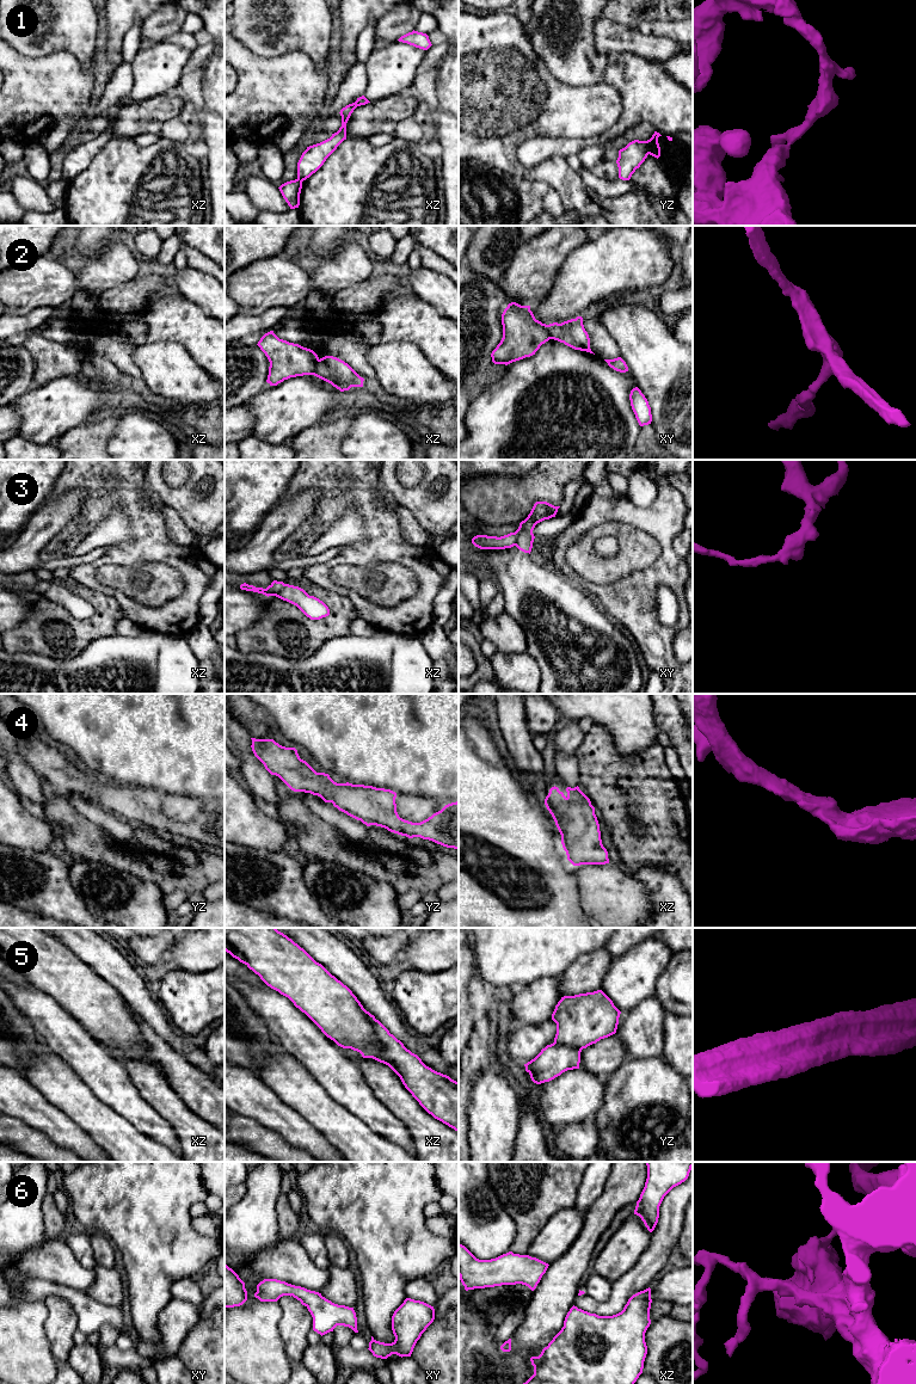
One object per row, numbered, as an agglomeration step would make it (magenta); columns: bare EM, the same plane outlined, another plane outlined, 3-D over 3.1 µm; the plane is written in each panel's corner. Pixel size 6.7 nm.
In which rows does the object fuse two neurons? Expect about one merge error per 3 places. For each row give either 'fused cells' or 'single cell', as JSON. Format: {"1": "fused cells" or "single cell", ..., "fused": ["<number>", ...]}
{"1": "fused cells", "2": "fused cells", "3": "fused cells", "4": "single cell", "5": "fused cells", "6": "single cell", "fused": ["1", "2", "3", "5"]}

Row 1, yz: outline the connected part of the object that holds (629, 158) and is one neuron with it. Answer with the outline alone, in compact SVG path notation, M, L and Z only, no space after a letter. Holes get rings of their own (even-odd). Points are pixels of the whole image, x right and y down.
M634 140L625 148L620 149L616 160L619 178L622 180L629 180L632 174L640 167L647 155L647 141Z

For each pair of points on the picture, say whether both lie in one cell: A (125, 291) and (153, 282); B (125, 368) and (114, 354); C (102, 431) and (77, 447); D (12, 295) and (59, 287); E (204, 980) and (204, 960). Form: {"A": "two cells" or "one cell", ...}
{"A": "one cell", "B": "one cell", "C": "one cell", "D": "one cell", "E": "two cells"}

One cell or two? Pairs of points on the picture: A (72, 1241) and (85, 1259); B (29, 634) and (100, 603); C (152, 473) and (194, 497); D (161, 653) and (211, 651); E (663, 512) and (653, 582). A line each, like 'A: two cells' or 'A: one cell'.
A: one cell
B: one cell
C: one cell
D: two cells
E: one cell

